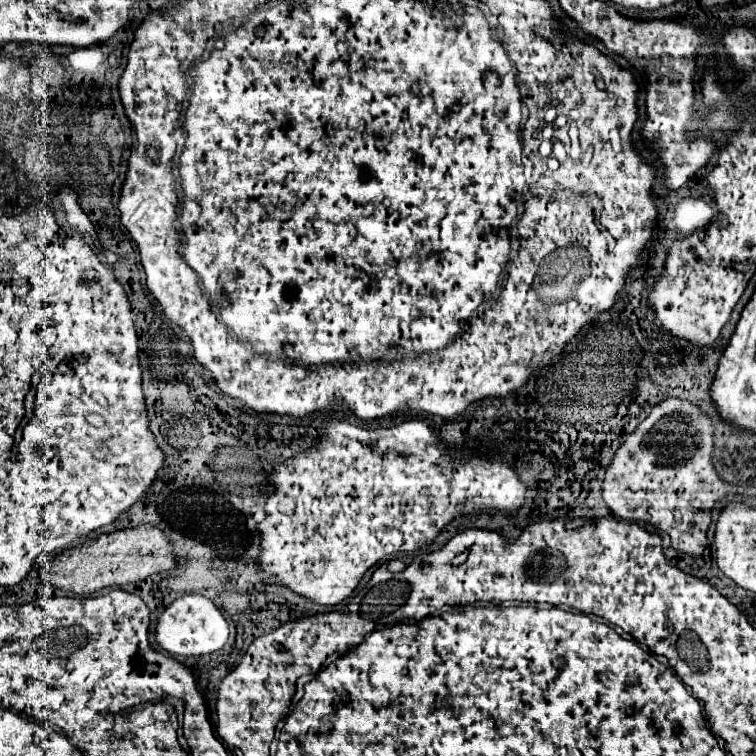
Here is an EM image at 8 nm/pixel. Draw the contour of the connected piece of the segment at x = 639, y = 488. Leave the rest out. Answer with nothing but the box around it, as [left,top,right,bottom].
[602,397,736,555]

